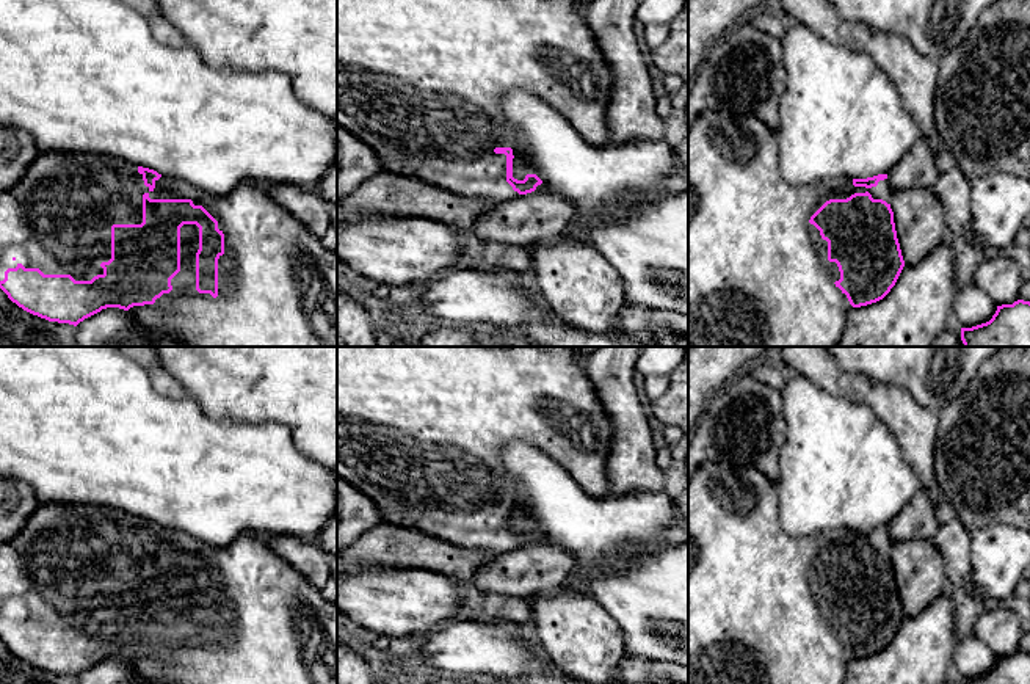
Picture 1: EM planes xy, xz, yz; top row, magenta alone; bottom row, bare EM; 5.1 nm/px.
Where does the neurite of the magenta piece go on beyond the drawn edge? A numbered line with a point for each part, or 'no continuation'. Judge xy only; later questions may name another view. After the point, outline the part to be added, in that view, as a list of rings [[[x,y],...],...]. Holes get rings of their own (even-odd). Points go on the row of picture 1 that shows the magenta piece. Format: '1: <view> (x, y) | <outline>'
1: xy (276, 284) | [[[39,152],[22,179],[0,195],[0,281],[8,268],[22,264],[44,275],[71,275],[75,281],[91,281],[103,275],[102,262],[111,259],[111,226],[143,223],[143,195],[151,199],[191,199],[202,206],[224,234],[224,254],[218,259],[218,297],[196,290],[196,253],[199,227],[180,227],[180,271],[171,279],[172,290],[154,304],[133,306],[129,314],[146,329],[161,331],[185,347],[337,347],[337,251],[326,249],[320,238],[298,218],[276,204],[254,182],[240,184],[224,196],[215,196],[194,185],[161,176],[151,191],[138,166],[129,160],[91,152]]]

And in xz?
1: xz (420, 82) | [[[337,0],[337,124],[376,152],[383,171],[412,177],[464,198],[505,202],[520,196],[506,182],[506,155],[494,152],[495,147],[511,147],[513,155],[517,154],[516,130],[500,104],[513,89],[524,89],[542,99],[564,116],[586,143],[604,146],[610,141],[607,105],[611,72],[575,0]]]

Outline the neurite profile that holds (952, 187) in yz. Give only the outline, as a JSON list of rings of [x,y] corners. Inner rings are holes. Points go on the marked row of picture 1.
[[[952,163],[942,166],[933,187],[944,209],[948,229],[947,242],[953,249],[956,289],[974,281],[980,262],[988,257],[974,240],[969,179]]]

